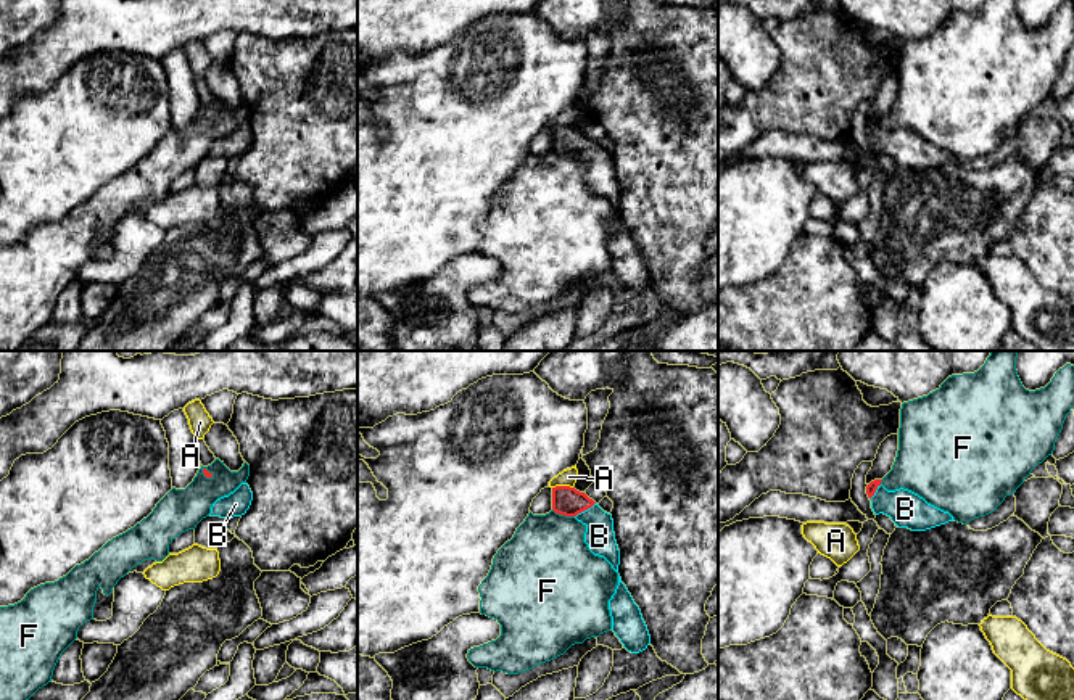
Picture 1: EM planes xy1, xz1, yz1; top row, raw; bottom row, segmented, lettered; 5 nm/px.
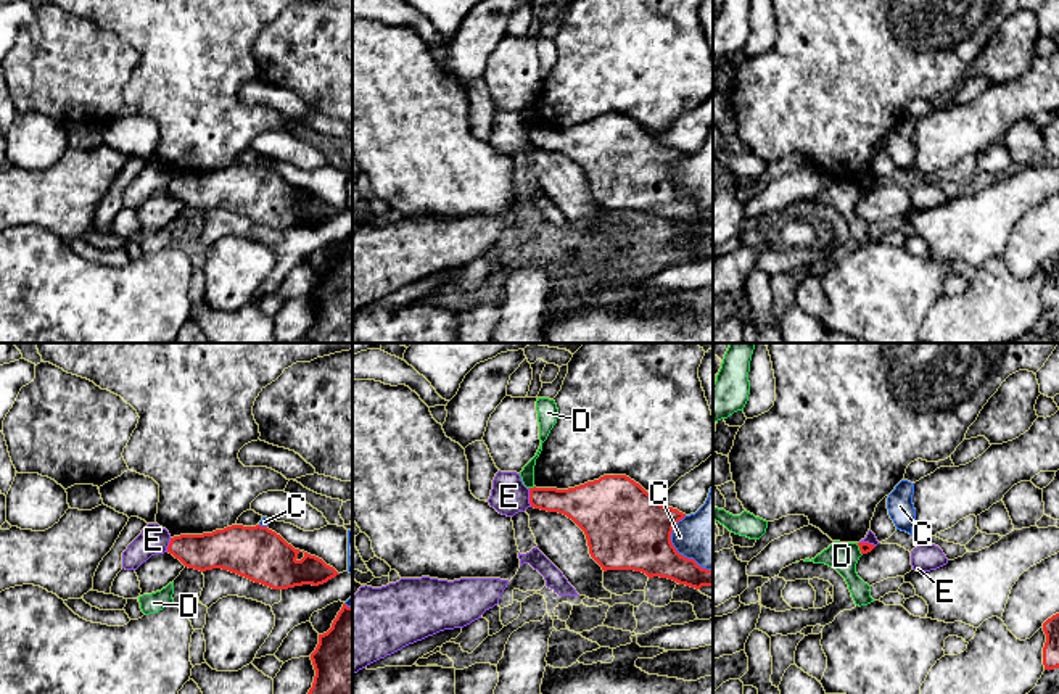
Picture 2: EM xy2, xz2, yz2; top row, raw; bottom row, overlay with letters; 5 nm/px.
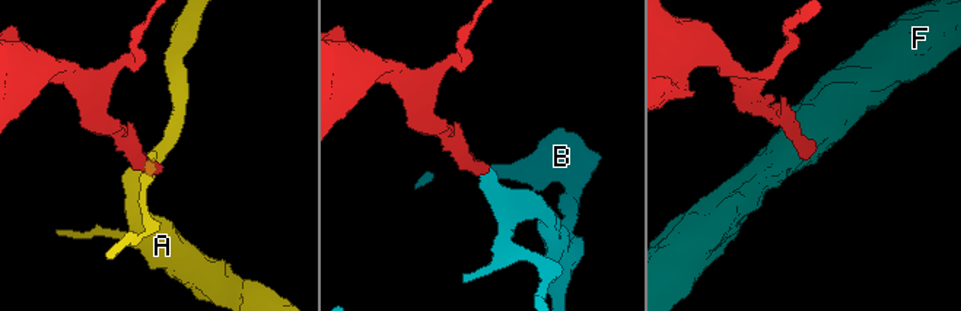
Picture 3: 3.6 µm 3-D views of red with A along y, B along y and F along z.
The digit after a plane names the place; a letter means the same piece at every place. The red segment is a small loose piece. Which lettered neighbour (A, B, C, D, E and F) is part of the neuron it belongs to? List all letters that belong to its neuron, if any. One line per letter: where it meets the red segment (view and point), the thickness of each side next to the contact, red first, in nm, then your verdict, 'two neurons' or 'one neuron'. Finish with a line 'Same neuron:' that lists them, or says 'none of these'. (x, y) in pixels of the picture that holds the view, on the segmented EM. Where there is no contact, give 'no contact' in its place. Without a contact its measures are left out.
A: xz1 (562, 486) | 150/90 nm | two neurons
B: xz1 (585, 509) | 150/150 nm | one neuron
C: xz2 (676, 551) | 380/300 nm | two neurons
D: xz2 (531, 488) | 170/70 nm | two neurons
E: xz2 (530, 498) | 170/190 nm | two neurons
F: xz1 (564, 514) | 150/420 nm | two neurons
Same neuron: B

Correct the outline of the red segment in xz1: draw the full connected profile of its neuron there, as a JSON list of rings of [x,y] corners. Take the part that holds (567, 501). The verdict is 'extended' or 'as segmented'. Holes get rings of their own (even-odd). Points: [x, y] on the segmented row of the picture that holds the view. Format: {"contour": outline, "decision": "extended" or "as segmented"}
{"contour": [[[570,486],[552,488],[552,510],[559,515],[575,517],[586,526],[585,542],[594,555],[604,557],[618,573],[620,550],[615,541],[612,515],[585,492]]], "decision": "extended"}

